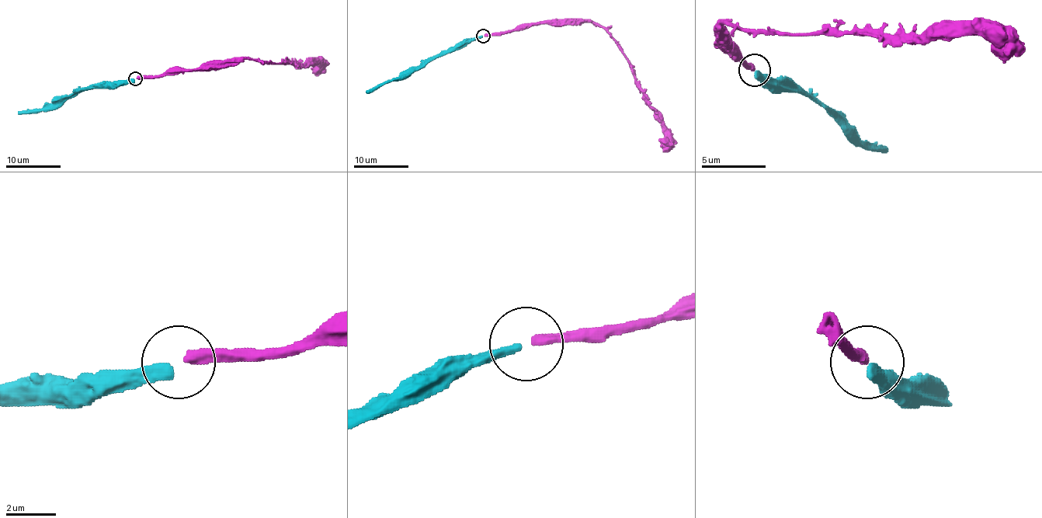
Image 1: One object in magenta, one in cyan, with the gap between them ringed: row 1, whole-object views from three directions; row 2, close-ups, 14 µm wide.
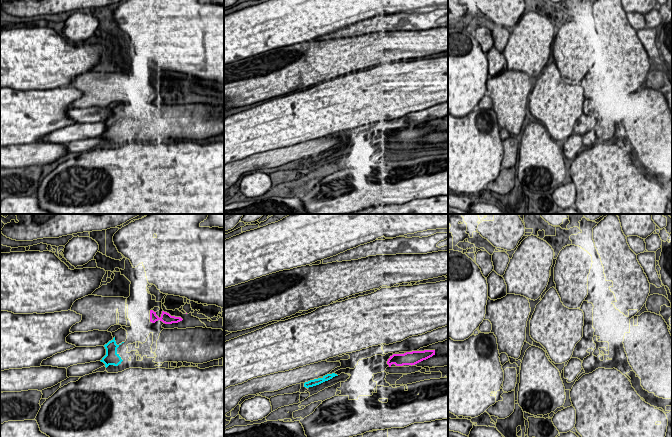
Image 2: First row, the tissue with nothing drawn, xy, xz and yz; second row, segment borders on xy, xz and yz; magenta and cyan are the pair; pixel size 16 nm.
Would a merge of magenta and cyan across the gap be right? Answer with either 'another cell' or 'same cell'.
another cell

